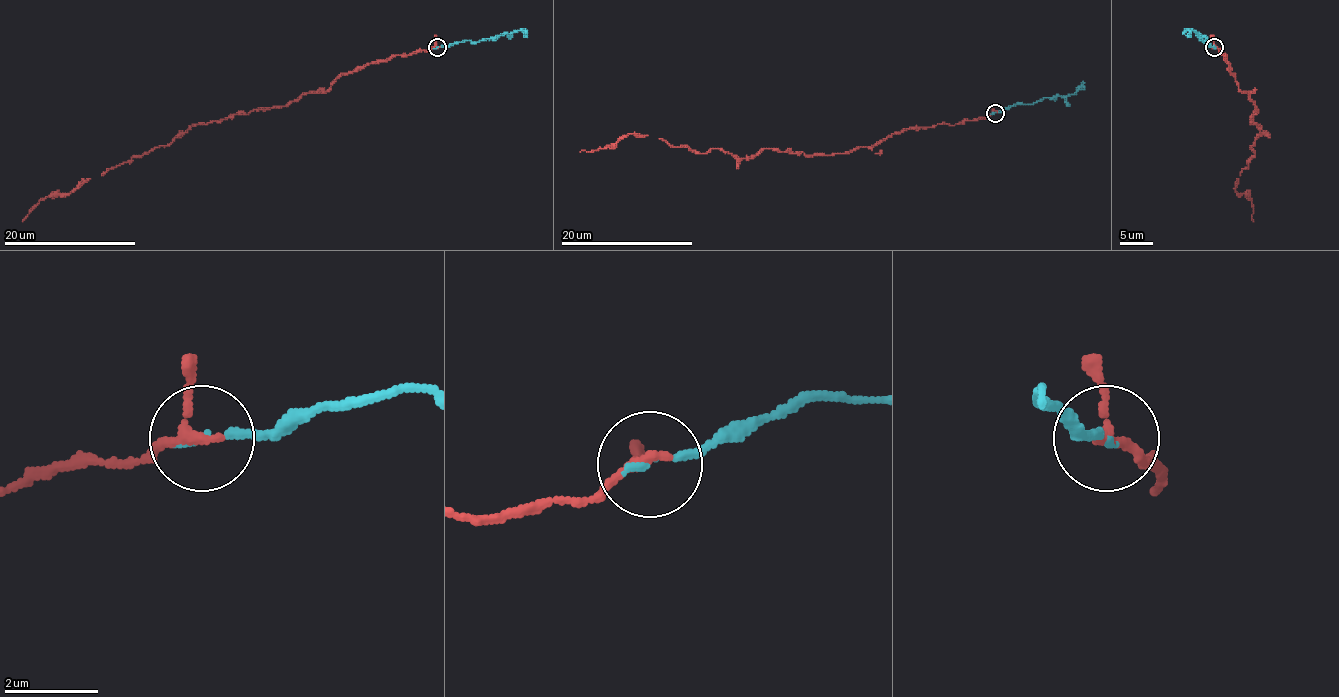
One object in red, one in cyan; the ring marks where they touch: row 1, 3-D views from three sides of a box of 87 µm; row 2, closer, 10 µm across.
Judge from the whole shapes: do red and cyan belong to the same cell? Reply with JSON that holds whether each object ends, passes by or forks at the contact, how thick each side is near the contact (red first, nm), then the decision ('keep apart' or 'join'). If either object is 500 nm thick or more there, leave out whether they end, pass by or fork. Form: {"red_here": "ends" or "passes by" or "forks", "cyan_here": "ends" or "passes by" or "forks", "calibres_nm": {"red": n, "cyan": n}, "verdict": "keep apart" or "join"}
{"red_here": "passes by", "cyan_here": "ends", "calibres_nm": {"red": 190, "cyan": 130}, "verdict": "join"}

